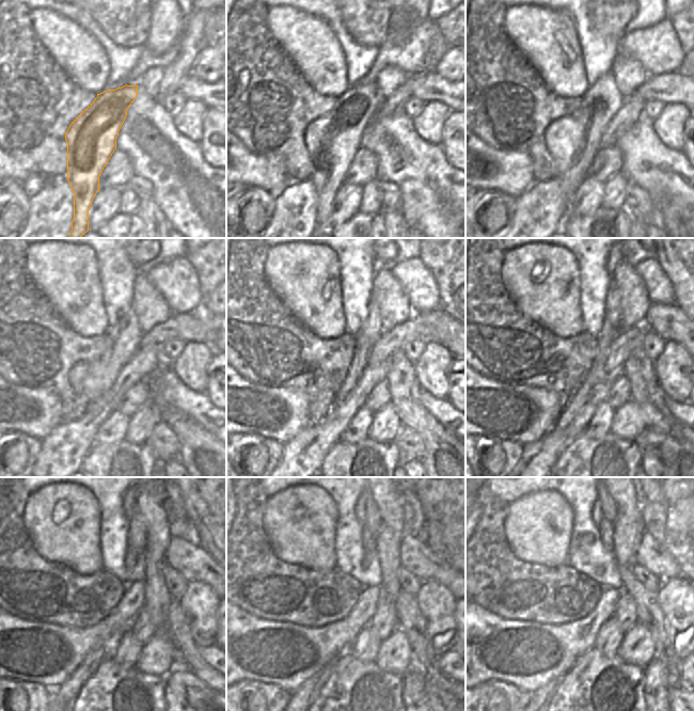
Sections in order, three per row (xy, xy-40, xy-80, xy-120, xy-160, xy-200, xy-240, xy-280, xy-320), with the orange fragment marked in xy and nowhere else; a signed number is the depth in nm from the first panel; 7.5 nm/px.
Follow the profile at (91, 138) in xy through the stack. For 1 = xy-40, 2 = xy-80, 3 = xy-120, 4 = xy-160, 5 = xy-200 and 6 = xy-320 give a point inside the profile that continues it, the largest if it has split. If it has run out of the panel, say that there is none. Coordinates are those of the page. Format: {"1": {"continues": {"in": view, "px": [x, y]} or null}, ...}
{"1": {"continues": {"in": "xy-40", "px": [332, 140]}}, "2": {"continues": {"in": "xy-80", "px": [572, 141]}}, "3": {"continues": {"in": "xy-120", "px": [91, 379]}}, "4": {"continues": {"in": "xy-160", "px": [371, 330]}}, "5": {"continues": {"in": "xy-200", "px": [611, 327]}}, "6": {"continues": {"in": "xy-320", "px": [610, 510]}}}

